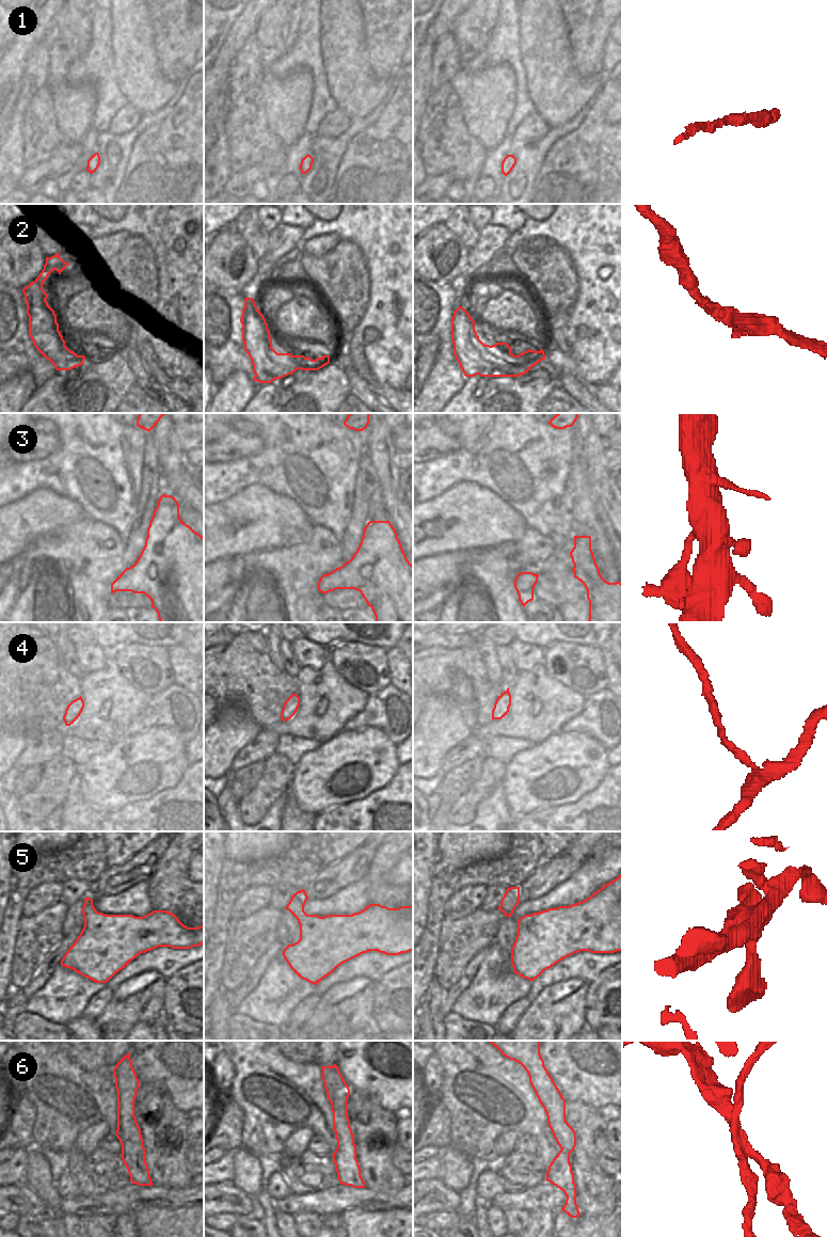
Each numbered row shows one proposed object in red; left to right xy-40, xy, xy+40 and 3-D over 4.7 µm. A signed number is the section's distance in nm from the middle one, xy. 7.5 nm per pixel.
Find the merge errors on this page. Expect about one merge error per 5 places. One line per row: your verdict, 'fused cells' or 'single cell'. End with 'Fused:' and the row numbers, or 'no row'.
1: single cell
2: single cell
3: single cell
4: single cell
5: single cell
6: fused cells
Fused: 6

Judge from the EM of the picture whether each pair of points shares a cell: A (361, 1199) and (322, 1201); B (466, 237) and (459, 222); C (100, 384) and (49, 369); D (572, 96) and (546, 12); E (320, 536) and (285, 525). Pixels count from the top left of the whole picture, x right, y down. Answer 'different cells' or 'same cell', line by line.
A: same cell
B: same cell
C: different cells
D: same cell
E: different cells

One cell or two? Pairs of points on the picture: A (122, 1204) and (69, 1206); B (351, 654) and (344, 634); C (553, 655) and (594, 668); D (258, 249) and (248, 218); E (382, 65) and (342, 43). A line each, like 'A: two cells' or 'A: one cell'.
A: one cell
B: two cells
C: one cell
D: one cell
E: two cells

